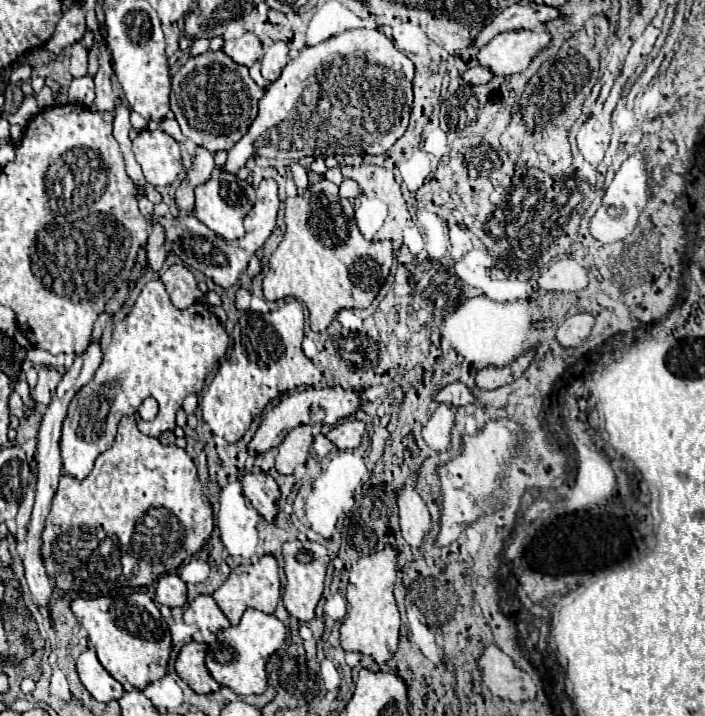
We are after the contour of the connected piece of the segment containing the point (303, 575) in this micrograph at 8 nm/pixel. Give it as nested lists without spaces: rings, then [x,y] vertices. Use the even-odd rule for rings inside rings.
[[[298,539],[286,541],[282,545],[282,555],[284,555],[284,573],[286,573],[286,587],[284,587],[284,607],[292,617],[298,621],[310,621],[314,617],[314,609],[322,597],[324,589],[324,577],[326,577],[326,567],[328,567],[328,551],[320,543],[302,543]]]

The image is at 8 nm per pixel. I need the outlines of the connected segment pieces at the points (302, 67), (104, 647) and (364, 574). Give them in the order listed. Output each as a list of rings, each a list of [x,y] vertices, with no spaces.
[[[352,29],[346,31],[342,35],[336,35],[328,41],[322,41],[314,47],[306,47],[304,51],[300,51],[300,55],[296,59],[290,59],[288,65],[284,67],[282,75],[270,83],[270,87],[266,89],[264,97],[258,101],[258,117],[254,119],[254,123],[250,125],[248,133],[228,151],[228,161],[224,165],[224,171],[228,173],[236,173],[240,167],[246,165],[246,161],[254,155],[260,157],[272,157],[272,159],[300,159],[300,157],[328,157],[328,155],[358,155],[358,153],[368,153],[368,155],[384,155],[406,131],[408,127],[408,117],[410,117],[410,107],[412,107],[412,77],[414,77],[414,63],[400,53],[394,43],[380,31],[368,31],[368,29]]]
[[[128,593],[118,597],[96,597],[72,601],[72,613],[88,631],[88,639],[96,649],[102,667],[122,685],[144,689],[148,683],[164,677],[170,657],[170,631],[154,601],[142,593]]]
[[[386,547],[382,553],[368,555],[352,565],[350,581],[346,589],[348,613],[340,625],[340,645],[344,651],[362,653],[374,657],[378,665],[386,663],[398,649],[400,613],[394,601],[394,579],[396,579],[396,551]]]

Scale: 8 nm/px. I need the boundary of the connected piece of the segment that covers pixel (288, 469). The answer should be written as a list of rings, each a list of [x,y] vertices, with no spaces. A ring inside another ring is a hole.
[[[298,425],[296,429],[292,429],[284,437],[284,441],[278,445],[276,471],[280,475],[292,475],[298,465],[306,463],[310,445],[312,445],[312,427],[310,425]]]

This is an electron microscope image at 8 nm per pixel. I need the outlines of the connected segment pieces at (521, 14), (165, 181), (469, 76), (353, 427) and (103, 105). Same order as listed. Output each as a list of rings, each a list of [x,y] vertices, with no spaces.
[[[516,3],[508,9],[504,9],[500,15],[496,15],[492,19],[490,25],[486,25],[476,39],[472,41],[472,45],[476,49],[488,45],[488,41],[504,31],[518,31],[518,29],[536,29],[552,19],[560,17],[558,9],[552,9],[548,5],[536,5],[536,3]]]
[[[142,130],[132,141],[136,161],[144,177],[154,187],[170,185],[182,169],[180,149],[172,137],[160,130]]]
[[[476,65],[476,67],[468,69],[468,71],[462,75],[462,79],[464,79],[466,83],[470,83],[470,85],[480,85],[480,83],[488,83],[488,81],[492,79],[492,73],[488,73],[488,69]]]
[[[344,419],[340,423],[336,423],[326,437],[338,447],[338,449],[356,449],[360,445],[362,433],[364,433],[366,425],[358,419]]]
[[[104,45],[104,51],[100,55],[100,69],[94,77],[96,81],[96,99],[92,103],[92,109],[98,111],[98,113],[110,113],[114,111],[114,89],[112,89],[112,65],[110,65],[110,53],[106,51],[106,45]]]

